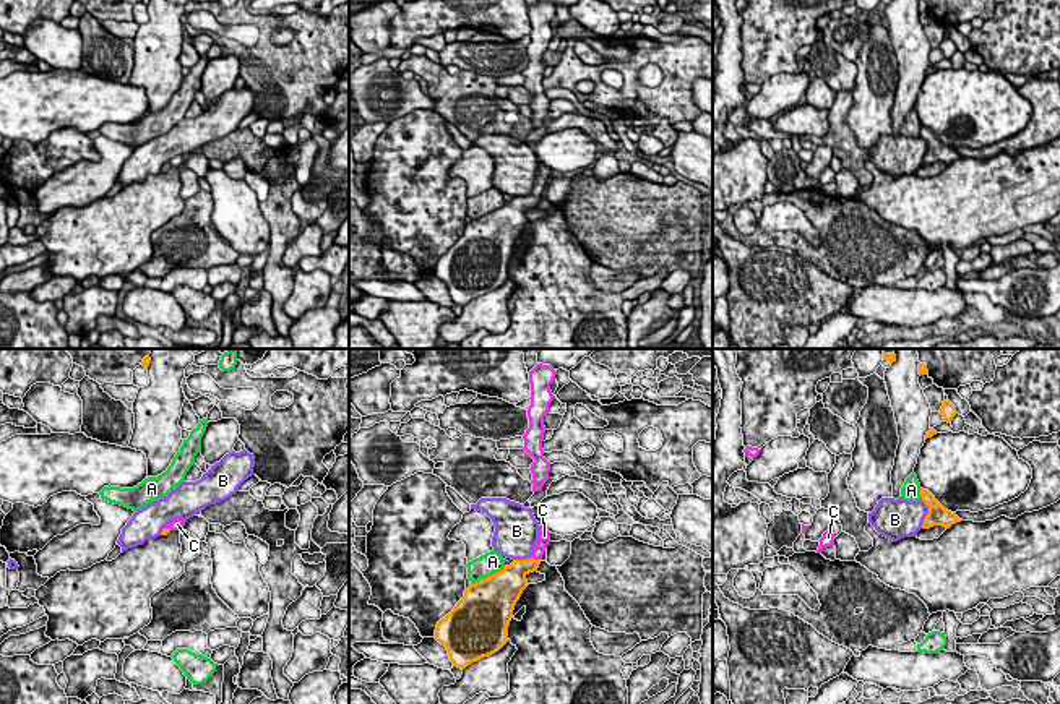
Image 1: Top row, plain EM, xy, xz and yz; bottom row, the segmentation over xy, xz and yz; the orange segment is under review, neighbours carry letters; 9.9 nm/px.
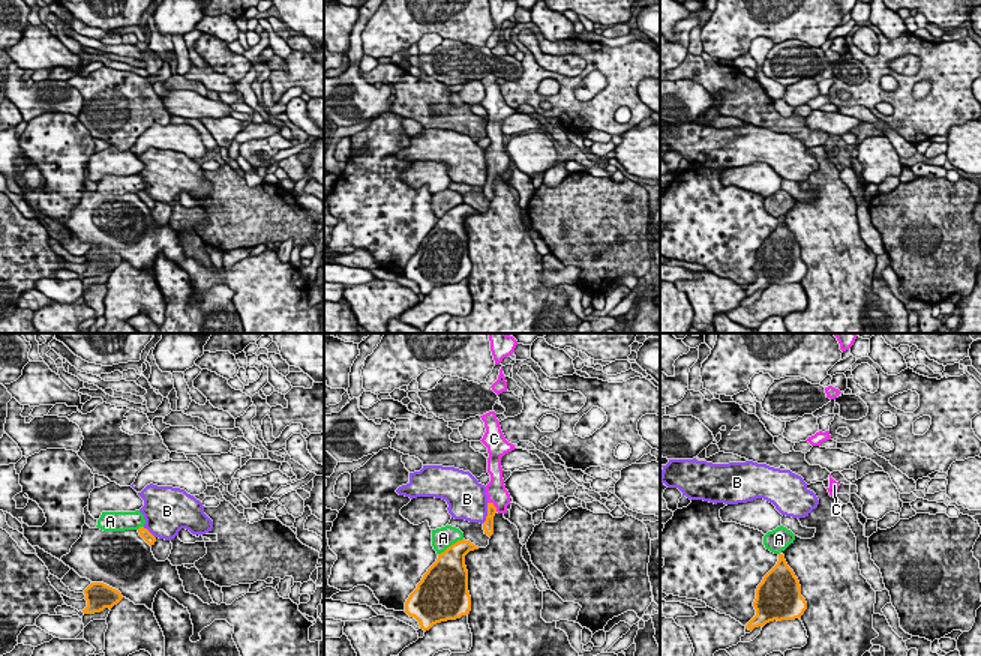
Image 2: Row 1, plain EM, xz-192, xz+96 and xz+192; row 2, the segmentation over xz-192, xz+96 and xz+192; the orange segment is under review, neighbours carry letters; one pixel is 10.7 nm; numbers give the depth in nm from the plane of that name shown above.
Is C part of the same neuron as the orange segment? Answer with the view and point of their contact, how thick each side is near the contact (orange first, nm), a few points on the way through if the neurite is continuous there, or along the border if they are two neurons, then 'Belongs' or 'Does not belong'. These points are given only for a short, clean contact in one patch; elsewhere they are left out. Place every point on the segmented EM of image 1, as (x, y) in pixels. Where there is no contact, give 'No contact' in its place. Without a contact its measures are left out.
Touches orange at xz (536, 560). Thickness 200 nm (orange) against 130 nm. Path across: xz (515, 573), (536, 560), (544, 537). Belongs

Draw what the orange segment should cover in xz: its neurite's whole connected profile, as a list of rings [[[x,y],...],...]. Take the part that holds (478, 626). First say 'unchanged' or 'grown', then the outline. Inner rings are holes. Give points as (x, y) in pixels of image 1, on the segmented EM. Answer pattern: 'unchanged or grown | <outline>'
grown | [[[539,526],[531,558],[515,560],[502,571],[471,584],[456,607],[438,621],[433,637],[446,647],[453,667],[464,670],[508,642],[515,605],[529,586],[526,576],[539,568],[550,534]]]

